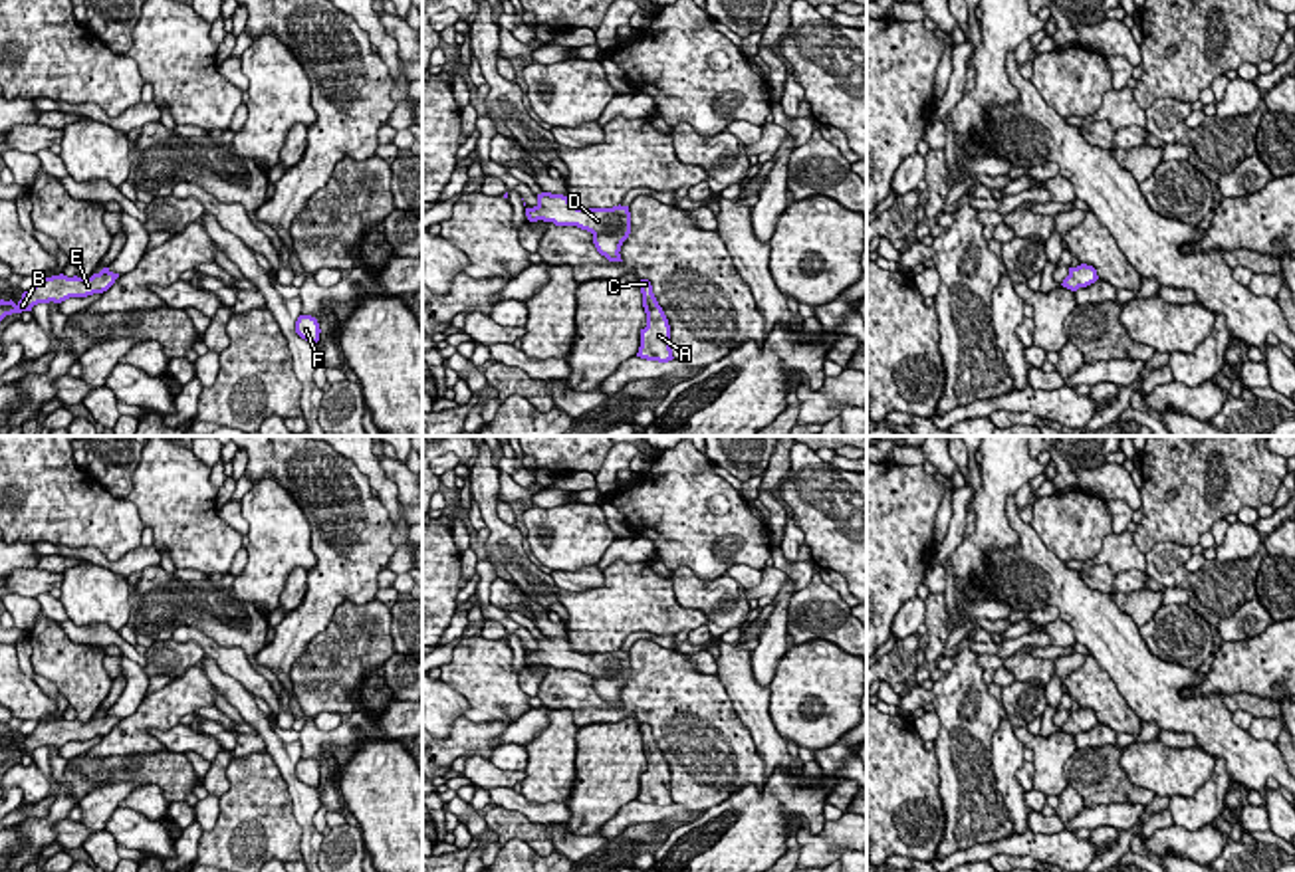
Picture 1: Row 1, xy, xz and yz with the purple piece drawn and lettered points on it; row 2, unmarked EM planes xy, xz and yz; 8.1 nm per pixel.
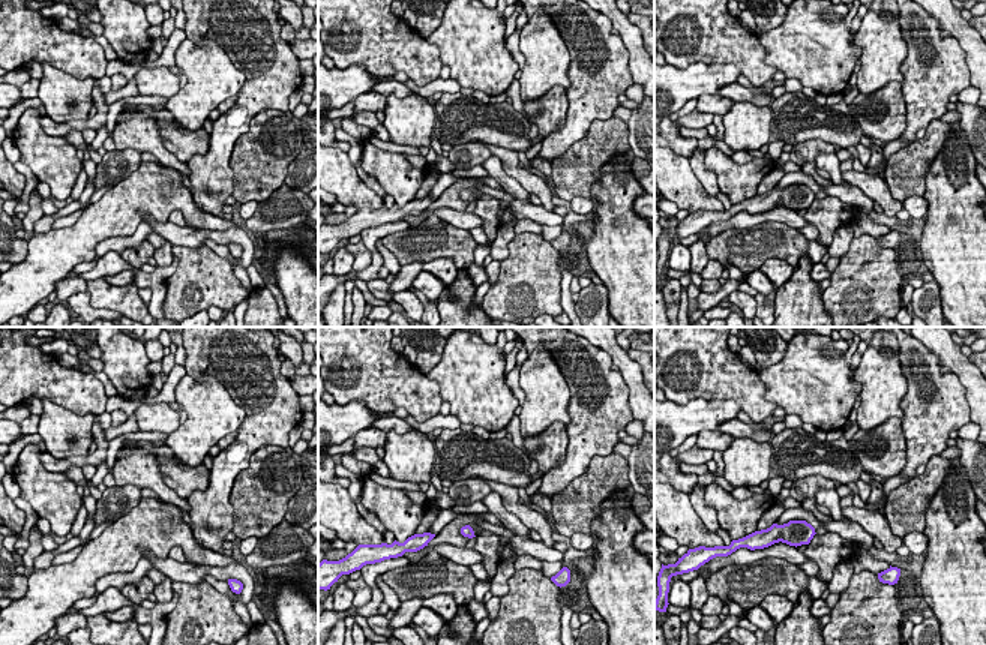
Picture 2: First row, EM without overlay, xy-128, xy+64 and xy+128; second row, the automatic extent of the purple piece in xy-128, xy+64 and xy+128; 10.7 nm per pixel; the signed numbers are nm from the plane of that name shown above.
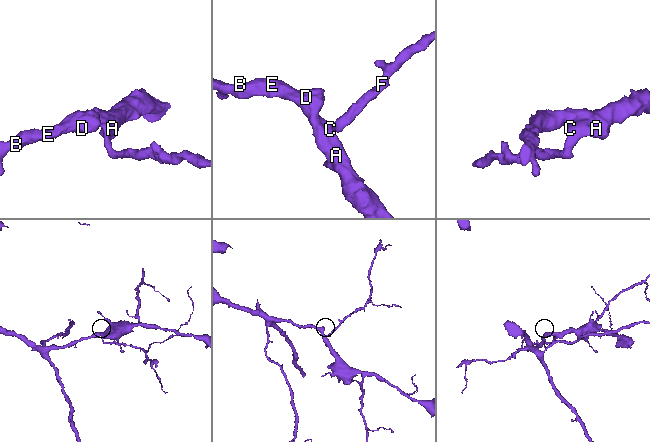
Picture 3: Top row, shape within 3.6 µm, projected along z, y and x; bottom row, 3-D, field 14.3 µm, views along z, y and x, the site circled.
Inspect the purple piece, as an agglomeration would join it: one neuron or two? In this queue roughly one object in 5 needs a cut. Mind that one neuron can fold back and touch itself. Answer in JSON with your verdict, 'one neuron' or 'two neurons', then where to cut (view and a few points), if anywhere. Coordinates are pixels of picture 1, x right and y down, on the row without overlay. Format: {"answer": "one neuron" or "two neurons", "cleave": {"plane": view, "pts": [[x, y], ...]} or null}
{"answer": "one neuron", "cleave": null}

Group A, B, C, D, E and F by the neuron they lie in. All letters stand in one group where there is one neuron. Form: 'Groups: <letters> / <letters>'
Groups: A B C D E F

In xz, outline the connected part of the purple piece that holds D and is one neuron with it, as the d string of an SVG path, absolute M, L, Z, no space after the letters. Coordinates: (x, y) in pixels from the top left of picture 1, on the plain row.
M541 636L533 652L526 650L530 666L553 666L555 670L577 670L593 678L593 688L609 706L621 704L621 690L631 678L629 650L577 652L563 638Z

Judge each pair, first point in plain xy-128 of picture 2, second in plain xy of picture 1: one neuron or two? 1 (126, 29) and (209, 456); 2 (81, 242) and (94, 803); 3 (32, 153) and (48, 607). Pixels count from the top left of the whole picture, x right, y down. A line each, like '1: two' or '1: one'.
1: two
2: two
3: two

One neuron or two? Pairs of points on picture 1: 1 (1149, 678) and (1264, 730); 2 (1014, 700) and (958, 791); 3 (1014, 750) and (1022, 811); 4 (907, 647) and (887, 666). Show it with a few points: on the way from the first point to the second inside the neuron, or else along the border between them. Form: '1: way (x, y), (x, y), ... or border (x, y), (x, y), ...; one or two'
1: border (1248, 730), (1256, 738), (1266, 738), (1274, 744); two
2: border (998, 700), (1004, 706); two
3: way (1008, 765), (1008, 787), (1014, 795); one
4: way (903, 651), (891, 662); one

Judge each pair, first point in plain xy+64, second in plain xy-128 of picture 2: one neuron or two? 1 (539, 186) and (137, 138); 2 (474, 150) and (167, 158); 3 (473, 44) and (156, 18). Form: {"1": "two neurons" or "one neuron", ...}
{"1": "one neuron", "2": "two neurons", "3": "two neurons"}

